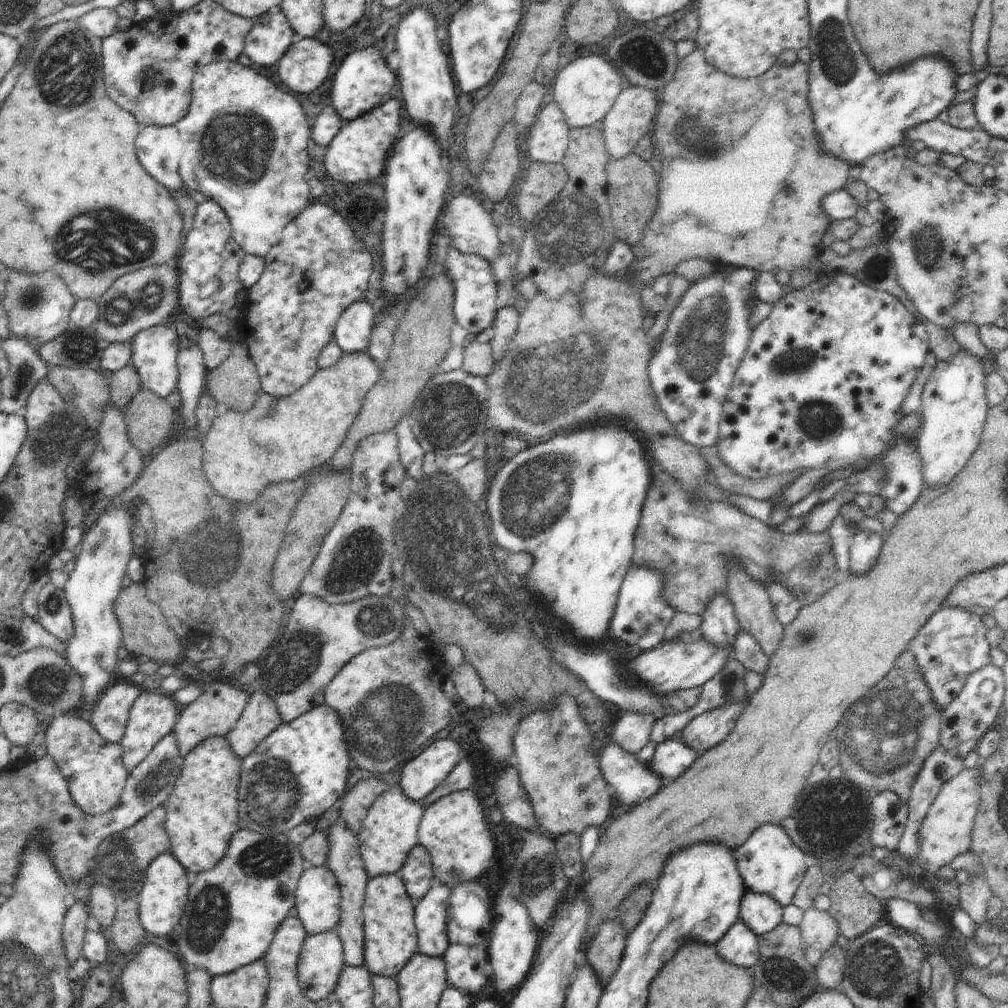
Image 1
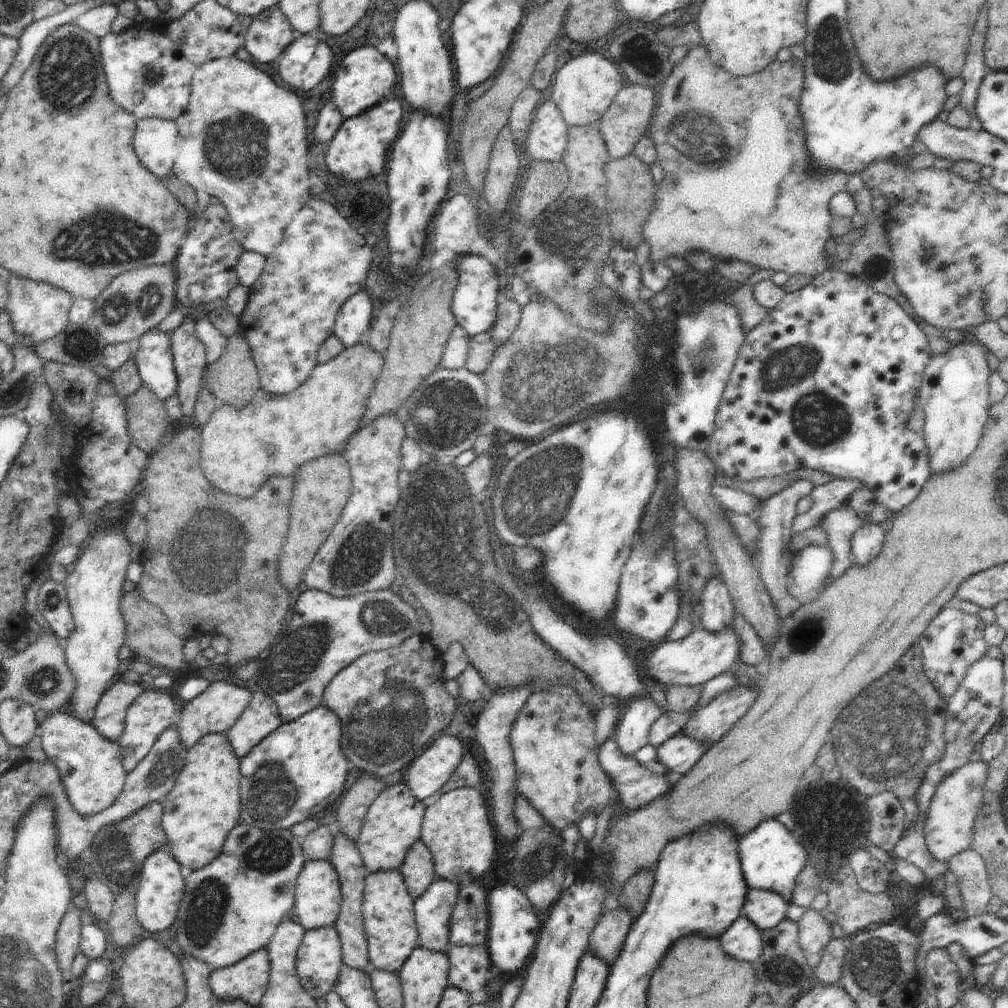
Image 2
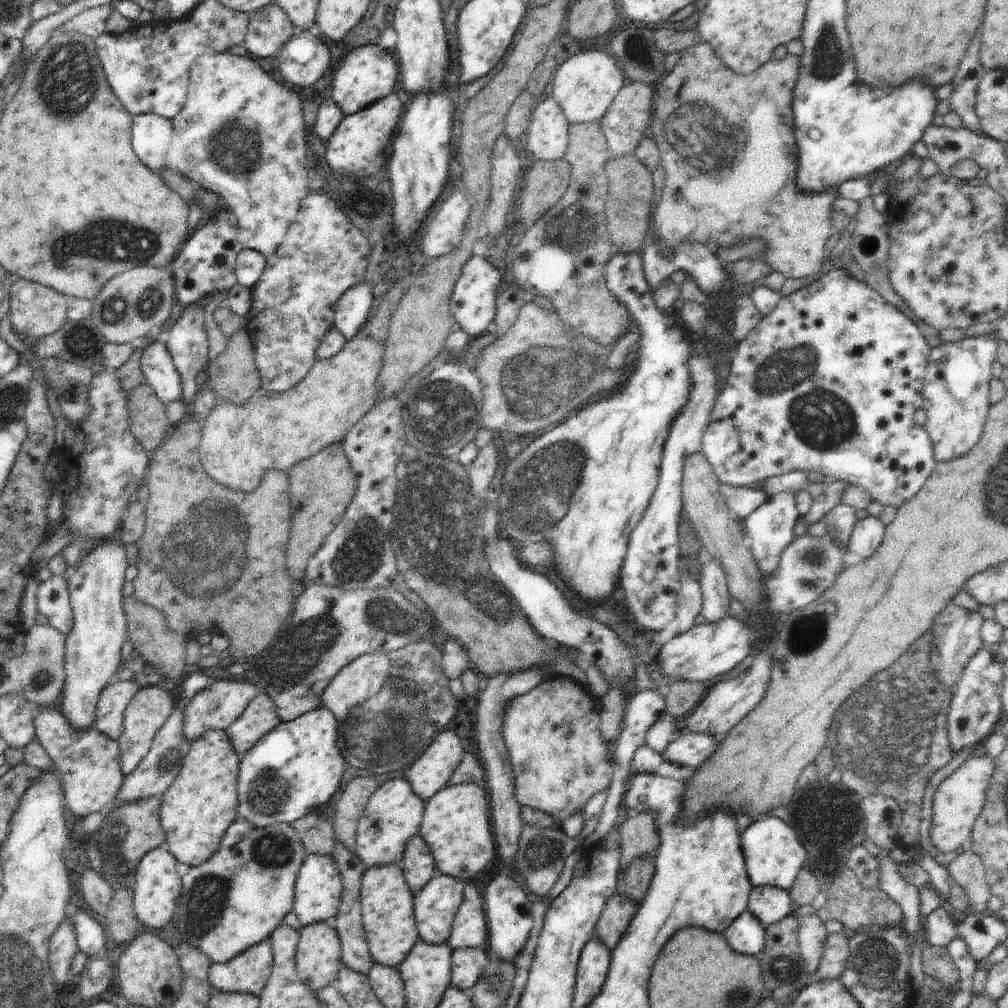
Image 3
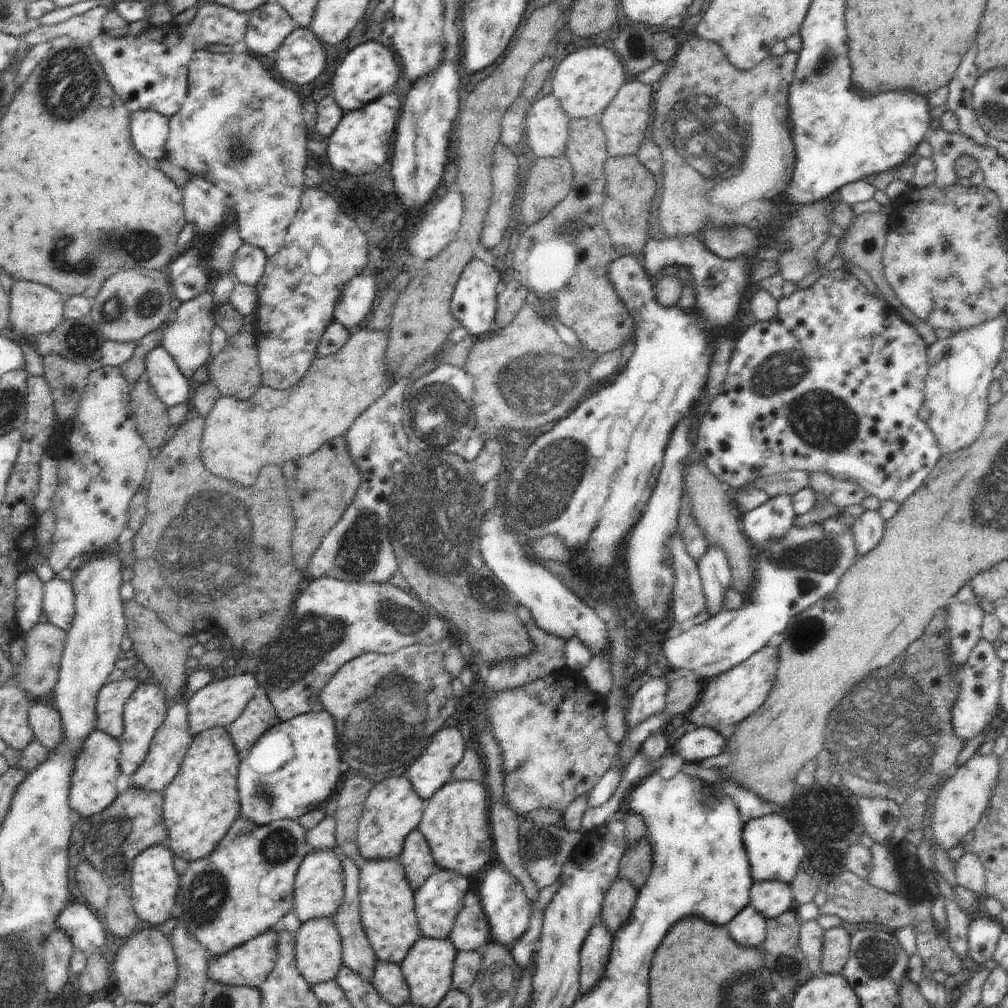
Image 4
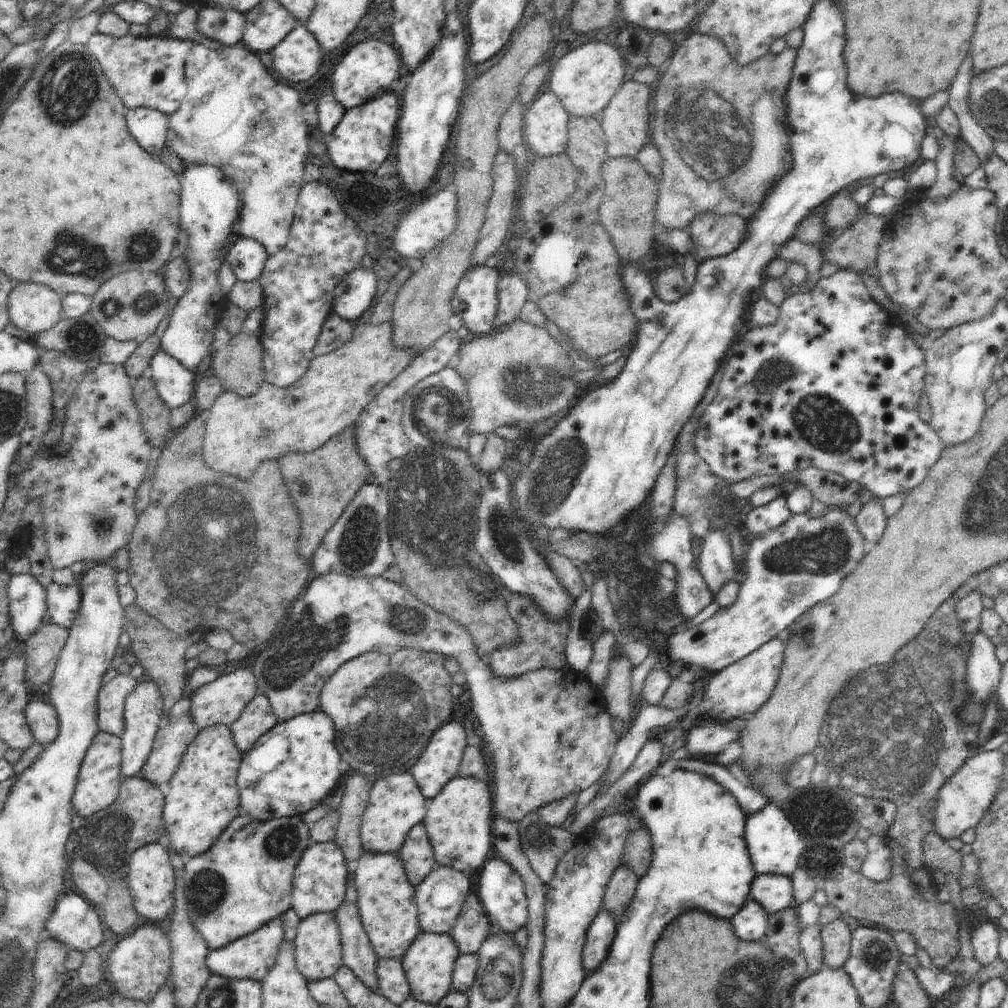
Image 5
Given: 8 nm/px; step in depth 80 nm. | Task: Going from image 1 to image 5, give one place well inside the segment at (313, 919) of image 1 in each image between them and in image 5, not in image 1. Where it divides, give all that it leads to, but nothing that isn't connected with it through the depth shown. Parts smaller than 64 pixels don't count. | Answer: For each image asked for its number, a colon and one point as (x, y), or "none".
2: (317, 904)
3: (318, 888)
4: (318, 891)
5: (320, 878)

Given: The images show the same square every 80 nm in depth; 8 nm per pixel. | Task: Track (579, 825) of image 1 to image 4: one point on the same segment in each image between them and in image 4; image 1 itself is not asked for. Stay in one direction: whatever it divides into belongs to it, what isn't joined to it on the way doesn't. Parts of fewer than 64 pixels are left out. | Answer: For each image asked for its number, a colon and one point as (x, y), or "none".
2: (553, 739)
3: (559, 759)
4: (554, 751)

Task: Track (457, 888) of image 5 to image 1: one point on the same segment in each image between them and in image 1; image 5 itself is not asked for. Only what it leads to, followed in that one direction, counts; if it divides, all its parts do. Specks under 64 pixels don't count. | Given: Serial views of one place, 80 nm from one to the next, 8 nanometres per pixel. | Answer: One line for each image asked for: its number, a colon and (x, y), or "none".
1: (430, 919)
2: (433, 909)
3: (434, 908)
4: (438, 901)

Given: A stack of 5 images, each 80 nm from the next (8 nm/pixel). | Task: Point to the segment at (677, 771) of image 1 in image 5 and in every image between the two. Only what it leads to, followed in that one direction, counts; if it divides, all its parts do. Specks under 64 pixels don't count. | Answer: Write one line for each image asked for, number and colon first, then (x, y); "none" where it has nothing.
2: (678, 754)
3: (690, 749)
4: (693, 747)
5: (709, 739)

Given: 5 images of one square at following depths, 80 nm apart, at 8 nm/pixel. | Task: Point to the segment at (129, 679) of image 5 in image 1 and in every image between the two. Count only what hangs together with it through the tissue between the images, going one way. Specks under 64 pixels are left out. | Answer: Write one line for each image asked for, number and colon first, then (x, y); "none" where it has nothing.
1: (109, 719)
2: (109, 718)
3: (109, 714)
4: (112, 697)

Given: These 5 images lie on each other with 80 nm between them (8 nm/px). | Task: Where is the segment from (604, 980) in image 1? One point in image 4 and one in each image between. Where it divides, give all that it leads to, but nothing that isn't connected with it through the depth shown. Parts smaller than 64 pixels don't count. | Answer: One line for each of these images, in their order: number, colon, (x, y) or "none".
2: (606, 941)
3: (618, 911)
4: (618, 903)

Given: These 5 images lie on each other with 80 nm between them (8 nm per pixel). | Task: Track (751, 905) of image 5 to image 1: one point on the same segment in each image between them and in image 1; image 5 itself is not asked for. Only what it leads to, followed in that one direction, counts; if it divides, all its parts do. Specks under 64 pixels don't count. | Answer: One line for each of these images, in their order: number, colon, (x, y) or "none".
1: (739, 946)
2: (742, 941)
3: (746, 935)
4: (748, 928)

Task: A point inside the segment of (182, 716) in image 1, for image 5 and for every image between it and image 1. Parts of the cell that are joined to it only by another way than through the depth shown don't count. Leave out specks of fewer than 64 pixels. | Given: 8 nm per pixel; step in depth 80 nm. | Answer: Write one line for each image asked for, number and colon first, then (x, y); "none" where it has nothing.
2: (217, 709)
3: (218, 706)
4: (218, 704)
5: (221, 701)

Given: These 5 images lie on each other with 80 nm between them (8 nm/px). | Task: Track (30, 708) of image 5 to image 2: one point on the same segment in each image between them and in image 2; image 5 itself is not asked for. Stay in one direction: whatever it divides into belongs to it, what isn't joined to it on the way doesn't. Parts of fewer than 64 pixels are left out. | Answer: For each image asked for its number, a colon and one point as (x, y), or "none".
2: (90, 766)
3: (88, 762)
4: (46, 723)

